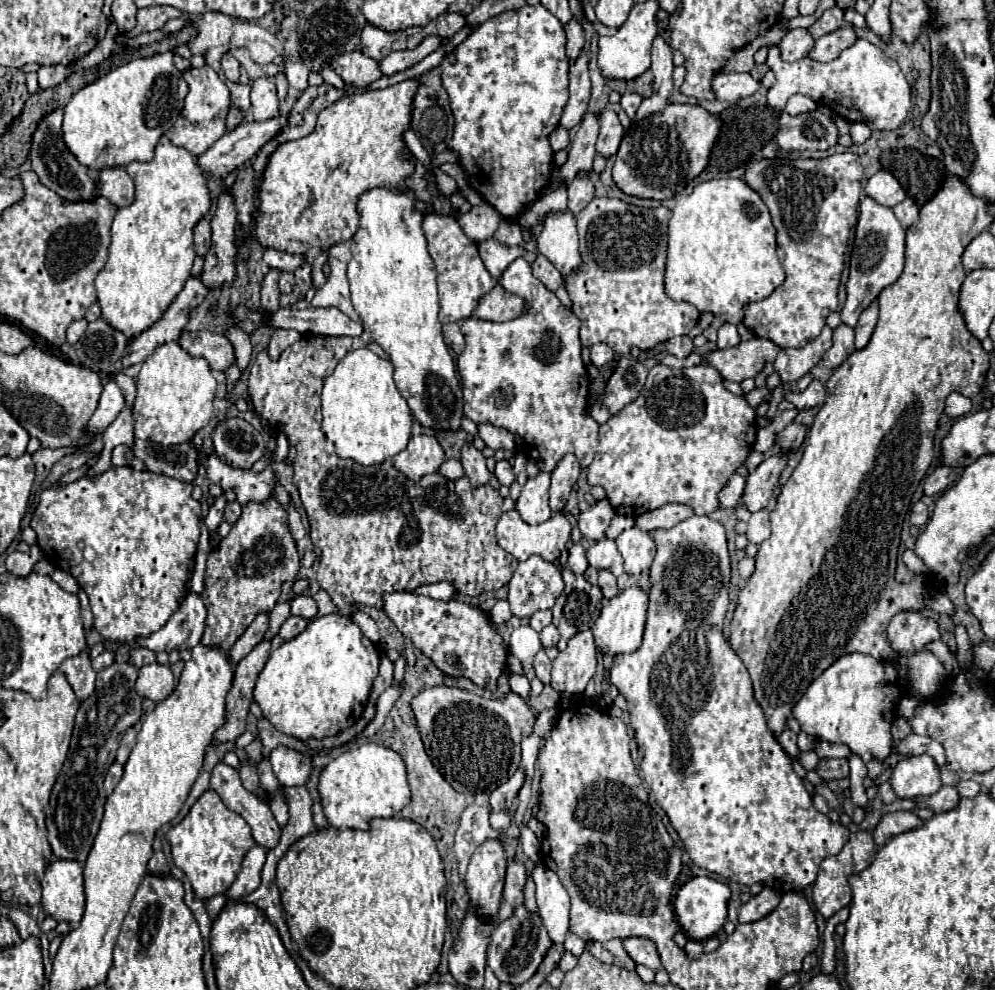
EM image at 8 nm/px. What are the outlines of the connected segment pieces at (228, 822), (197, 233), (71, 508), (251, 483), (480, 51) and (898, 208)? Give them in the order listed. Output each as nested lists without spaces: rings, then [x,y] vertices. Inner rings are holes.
[[[211,789],[195,801],[181,823],[167,831],[167,841],[171,845],[175,865],[187,875],[195,897],[201,901],[223,895],[235,881],[245,853],[257,845],[247,821],[241,815],[229,811],[221,797]]]
[[[201,219],[197,227],[193,227],[193,239],[195,239],[195,251],[197,255],[205,255],[211,247],[211,227],[209,221]]]
[[[111,465],[101,475],[81,477],[67,485],[55,481],[41,491],[39,505],[31,517],[37,545],[51,565],[69,571],[85,589],[95,617],[95,629],[105,641],[129,643],[135,637],[155,633],[179,609],[181,597],[189,593],[189,569],[195,563],[201,535],[201,503],[191,497],[191,491],[191,483],[153,471],[135,471],[127,465]]]
[[[215,453],[209,457],[203,457],[201,463],[207,469],[209,481],[219,485],[223,491],[233,489],[237,493],[237,501],[241,505],[245,505],[249,501],[265,501],[271,497],[271,491],[273,491],[271,465],[267,465],[267,469],[263,473],[233,469],[227,463],[221,463],[221,459]]]
[[[525,5],[517,11],[505,11],[473,29],[455,53],[447,55],[441,65],[441,79],[449,93],[455,117],[455,133],[449,147],[459,151],[461,165],[471,187],[477,189],[505,219],[517,219],[543,195],[543,189],[551,179],[553,149],[549,145],[549,135],[559,125],[569,97],[569,65],[565,55],[565,29],[561,21],[543,5]]]
[[[905,199],[905,201],[901,201],[899,205],[895,205],[893,207],[893,213],[895,213],[895,217],[899,219],[899,223],[907,229],[907,227],[911,227],[913,223],[917,223],[917,219],[919,219],[919,207],[915,205],[915,201],[913,199]]]

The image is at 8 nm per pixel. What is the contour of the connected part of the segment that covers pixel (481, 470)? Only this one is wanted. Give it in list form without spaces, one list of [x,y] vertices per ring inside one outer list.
[[[465,443],[461,449],[461,463],[465,469],[465,477],[469,479],[469,483],[473,483],[473,487],[481,487],[485,483],[489,483],[489,479],[493,477],[491,471],[485,465],[485,457],[481,451],[477,451],[473,445]]]

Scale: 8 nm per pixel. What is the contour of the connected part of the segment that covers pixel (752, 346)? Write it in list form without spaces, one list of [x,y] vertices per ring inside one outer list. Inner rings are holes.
[[[753,337],[749,341],[741,341],[733,349],[717,349],[711,353],[705,353],[705,361],[713,365],[723,379],[741,383],[747,377],[755,377],[765,363],[773,363],[777,357],[777,351],[781,351],[773,341]]]

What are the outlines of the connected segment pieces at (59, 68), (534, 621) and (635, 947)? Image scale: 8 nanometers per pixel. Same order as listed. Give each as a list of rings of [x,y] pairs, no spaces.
[[[49,65],[49,67],[39,67],[37,75],[39,75],[39,87],[47,89],[47,87],[57,87],[59,83],[63,83],[63,79],[67,79],[71,73],[69,67],[63,65]]]
[[[547,609],[547,611],[535,611],[529,625],[531,625],[535,631],[541,631],[541,629],[547,627],[549,623],[551,623],[551,611]]]
[[[645,937],[623,939],[623,949],[629,953],[629,957],[635,963],[641,963],[641,965],[653,969],[653,971],[663,969],[659,953],[657,953],[657,947],[655,947],[655,943],[651,939],[645,939]]]

